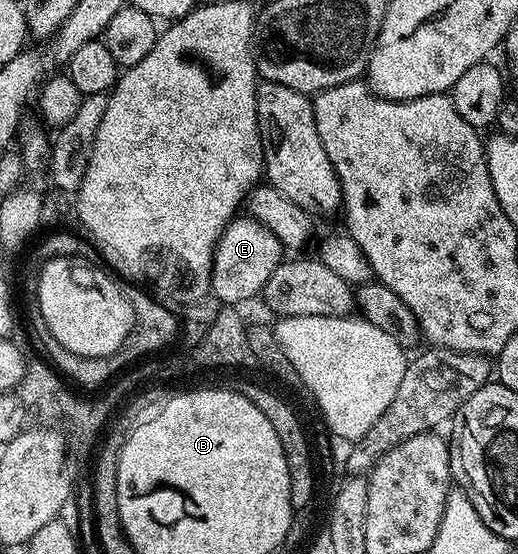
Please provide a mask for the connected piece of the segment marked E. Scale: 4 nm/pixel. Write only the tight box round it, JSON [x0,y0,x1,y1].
[211,216,286,308]

